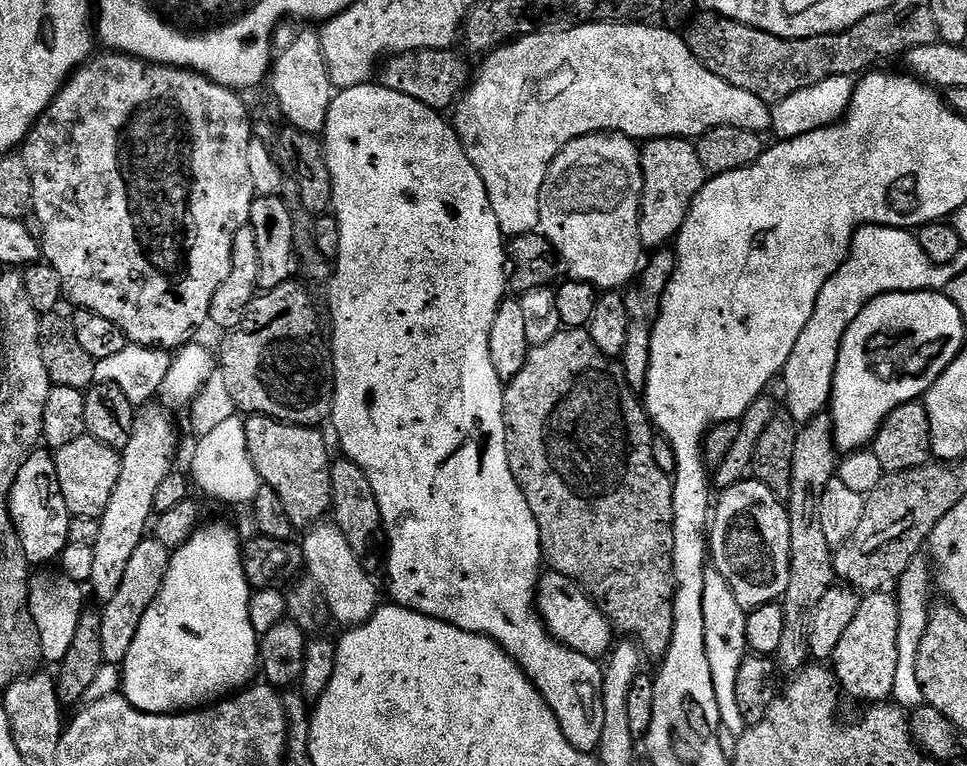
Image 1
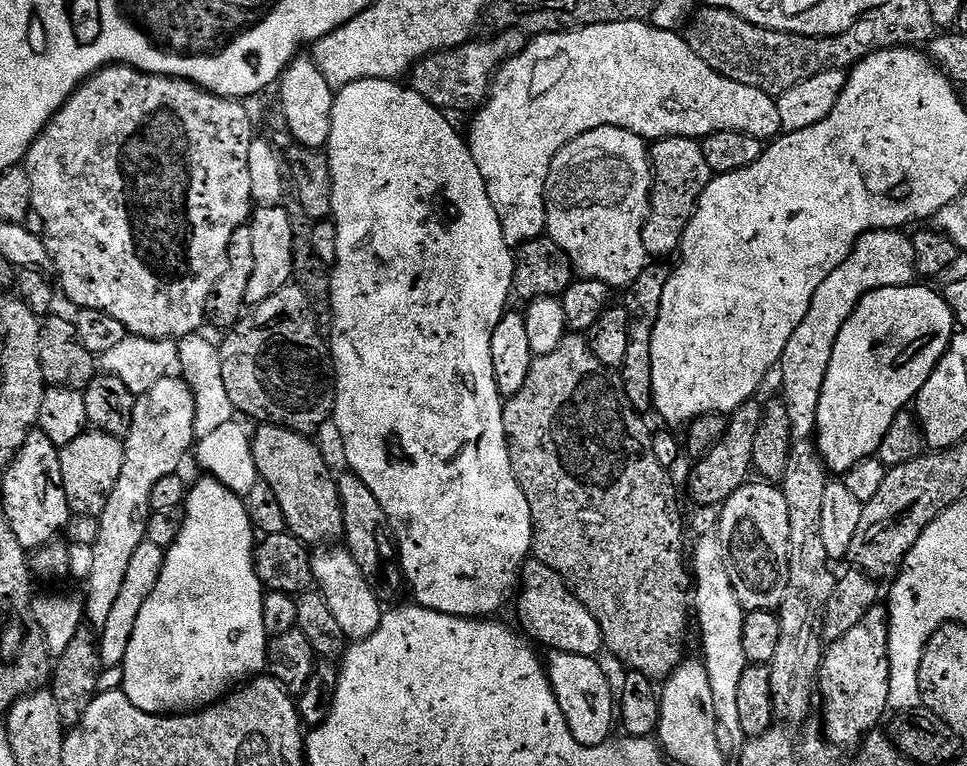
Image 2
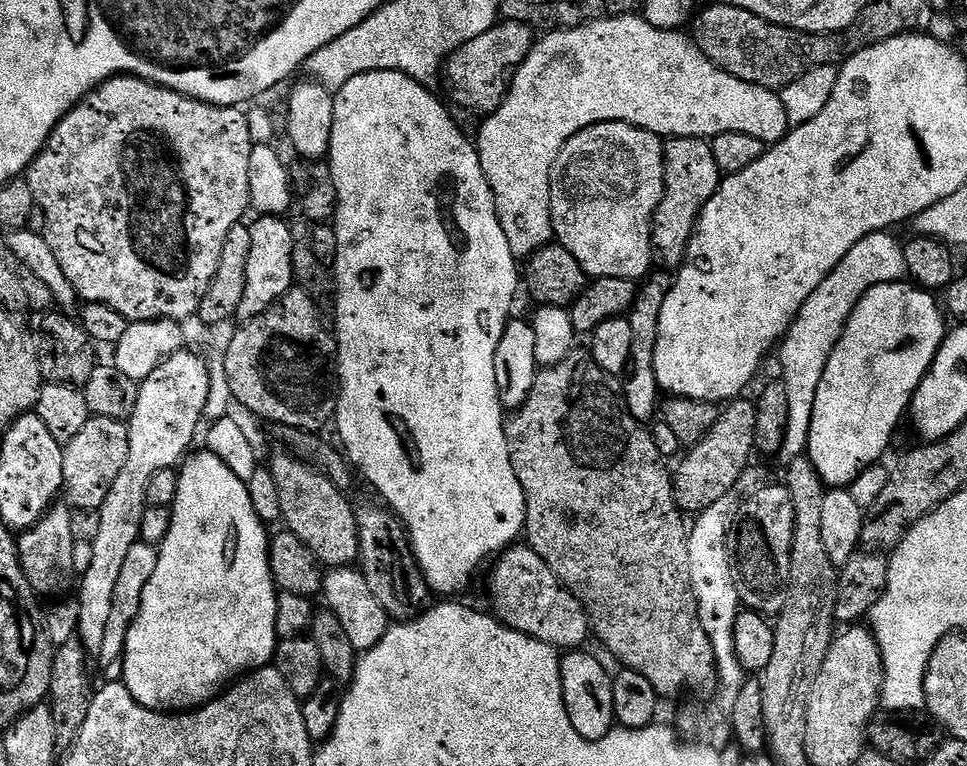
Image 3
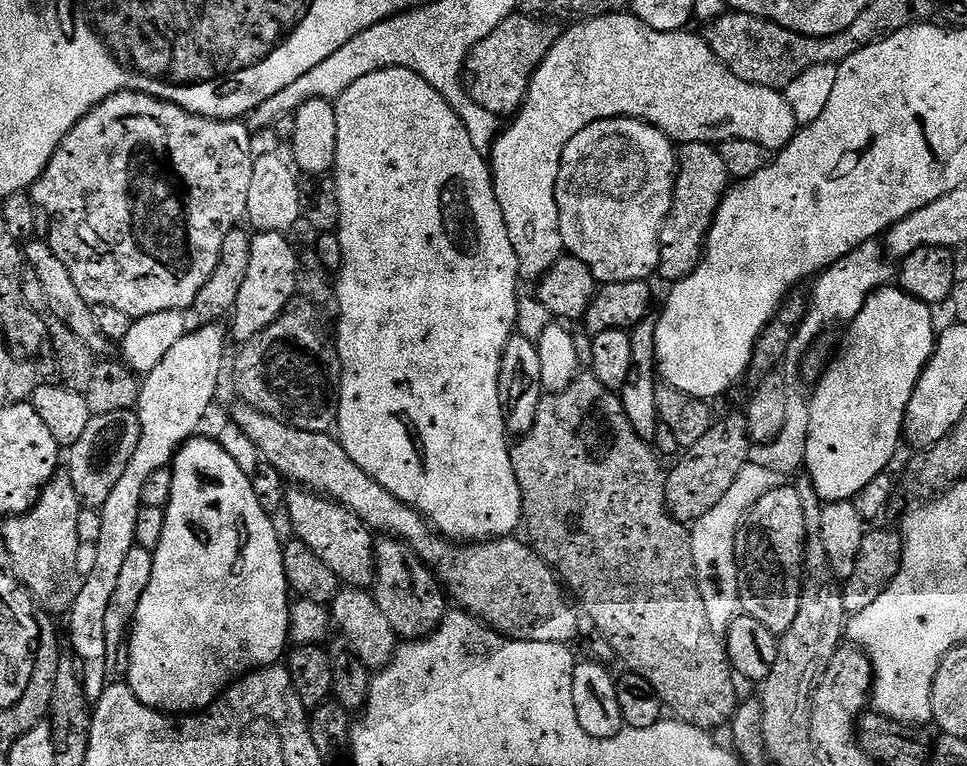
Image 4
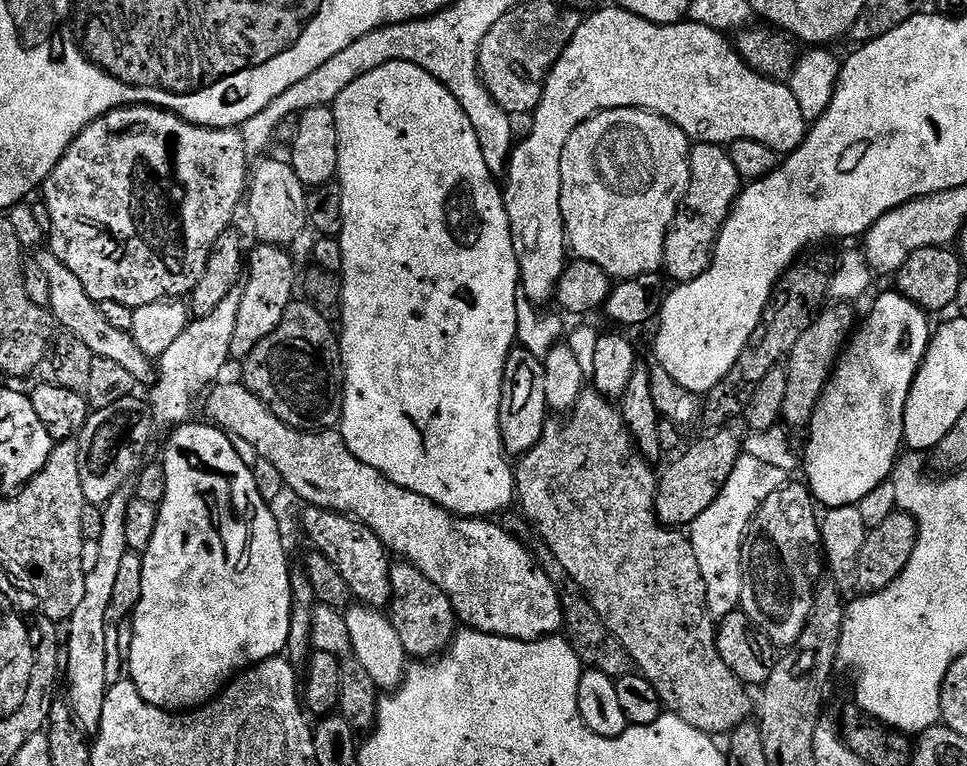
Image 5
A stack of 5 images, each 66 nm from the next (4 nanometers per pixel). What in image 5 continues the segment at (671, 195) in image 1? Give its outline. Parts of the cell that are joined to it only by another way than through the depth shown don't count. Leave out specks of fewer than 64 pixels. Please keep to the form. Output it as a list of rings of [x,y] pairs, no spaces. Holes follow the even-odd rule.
[[[693,143],[688,153],[688,161],[690,186],[686,190],[680,209],[672,219],[664,243],[662,268],[667,279],[676,284],[690,282],[708,269],[712,260],[712,249],[717,236],[720,235],[720,227],[728,220],[728,213],[732,211],[732,206],[742,191],[740,175],[738,170],[734,170],[734,162],[730,162],[727,147]]]

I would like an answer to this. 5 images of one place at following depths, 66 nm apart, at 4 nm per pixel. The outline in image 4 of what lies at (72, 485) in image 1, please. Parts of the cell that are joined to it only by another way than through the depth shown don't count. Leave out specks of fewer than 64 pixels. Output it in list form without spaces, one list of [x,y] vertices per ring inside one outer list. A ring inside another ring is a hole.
[[[131,408],[93,416],[82,438],[78,438],[66,452],[66,474],[74,482],[74,490],[83,507],[103,508],[106,498],[110,498],[110,490],[114,490],[126,466],[130,466],[130,458],[134,458],[134,450],[138,450],[139,437],[140,418]]]

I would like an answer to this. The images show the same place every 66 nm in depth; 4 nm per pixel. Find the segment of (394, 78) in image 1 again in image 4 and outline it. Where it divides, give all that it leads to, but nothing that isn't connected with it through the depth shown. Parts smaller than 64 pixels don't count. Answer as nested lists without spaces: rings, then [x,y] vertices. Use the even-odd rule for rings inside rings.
[[[527,14],[507,16],[498,30],[494,30],[494,34],[482,38],[482,42],[478,42],[478,46],[474,46],[468,54],[466,72],[467,75],[468,72],[472,75],[472,80],[467,81],[467,86],[474,102],[478,102],[498,118],[508,118],[519,112],[532,76],[548,51],[556,45],[557,35],[557,25],[547,19]]]

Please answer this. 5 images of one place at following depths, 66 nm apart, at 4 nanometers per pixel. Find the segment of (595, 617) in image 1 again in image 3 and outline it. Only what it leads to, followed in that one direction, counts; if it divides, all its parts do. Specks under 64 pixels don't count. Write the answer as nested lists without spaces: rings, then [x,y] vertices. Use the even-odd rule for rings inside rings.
[[[506,548],[499,553],[491,568],[488,596],[492,599],[491,611],[500,623],[530,638],[538,638],[538,642],[546,642],[557,650],[580,650],[587,645],[584,643],[588,640],[588,632],[590,636],[590,621],[584,613],[584,607],[552,573],[552,568],[546,566],[546,562],[538,558],[538,554],[534,554],[532,548]]]

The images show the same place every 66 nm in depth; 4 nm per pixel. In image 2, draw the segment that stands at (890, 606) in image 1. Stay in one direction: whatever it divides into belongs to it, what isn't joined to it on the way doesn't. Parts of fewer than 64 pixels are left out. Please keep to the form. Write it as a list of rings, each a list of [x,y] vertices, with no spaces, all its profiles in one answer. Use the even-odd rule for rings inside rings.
[[[877,606],[866,610],[865,616],[842,638],[827,645],[818,677],[818,700],[824,703],[823,739],[841,750],[855,749],[875,729],[872,727],[885,719],[889,698],[888,609]]]

